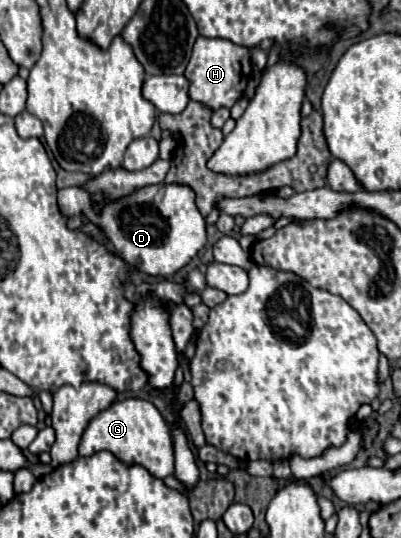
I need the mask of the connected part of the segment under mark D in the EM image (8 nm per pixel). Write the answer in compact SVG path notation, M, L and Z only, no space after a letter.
M155 184L145 186L131 196L111 202L101 214L93 212L89 194L83 188L59 190L59 208L65 216L85 214L91 222L99 224L113 248L139 272L147 276L173 276L179 272L207 242L205 218L195 206L193 190L177 184Z

